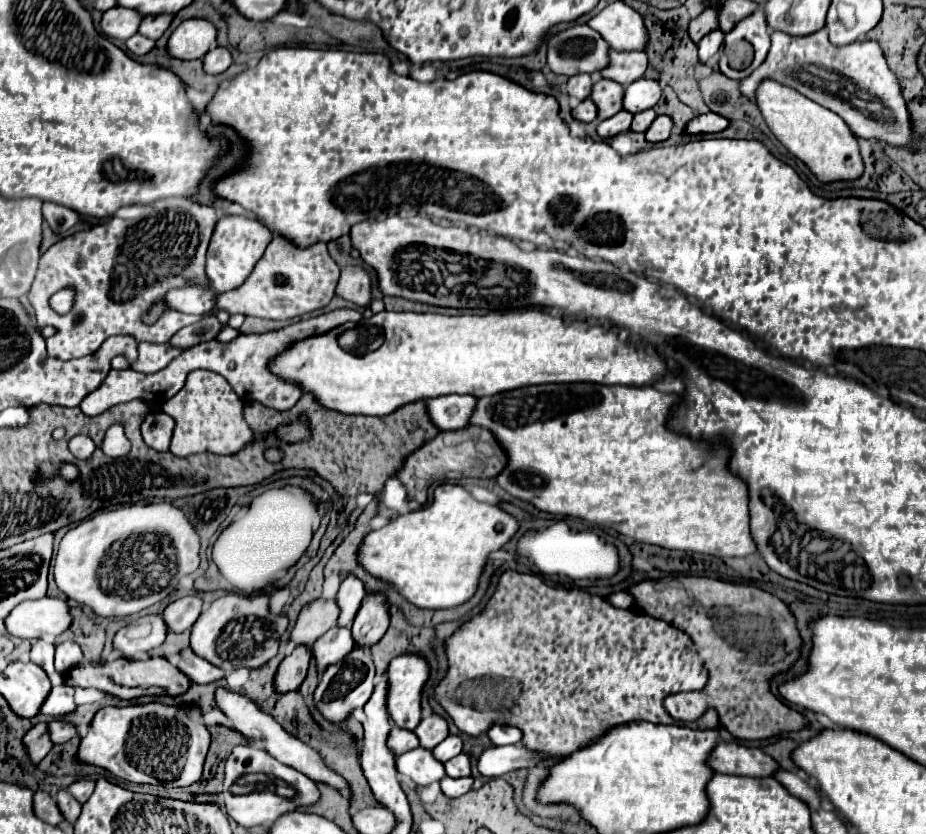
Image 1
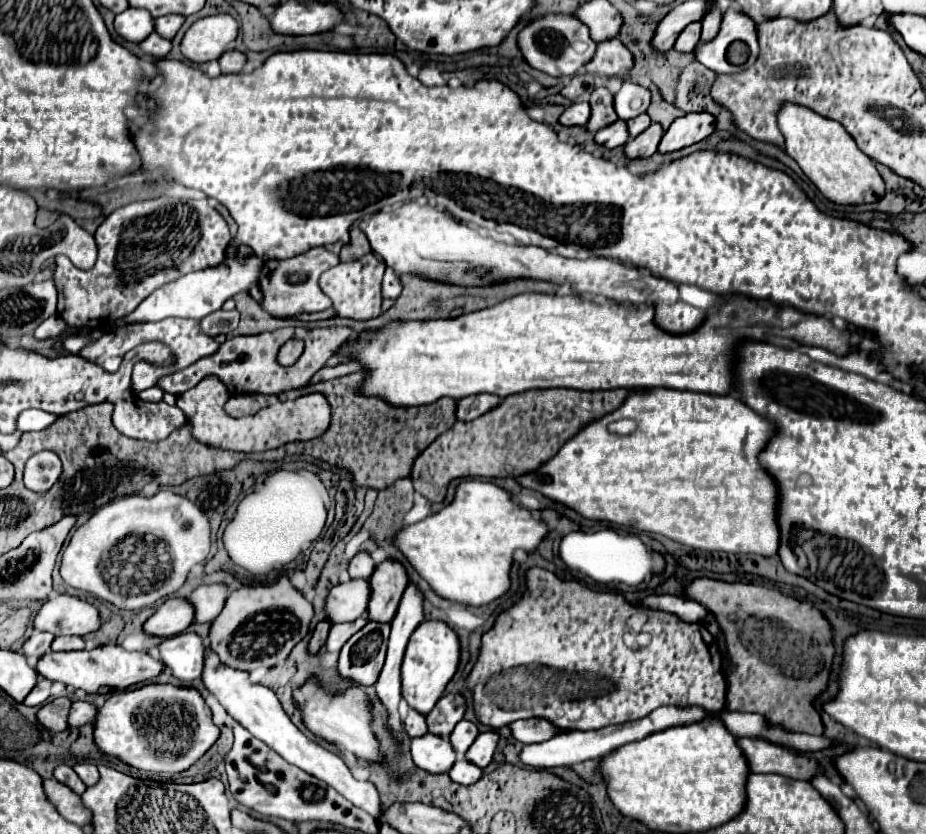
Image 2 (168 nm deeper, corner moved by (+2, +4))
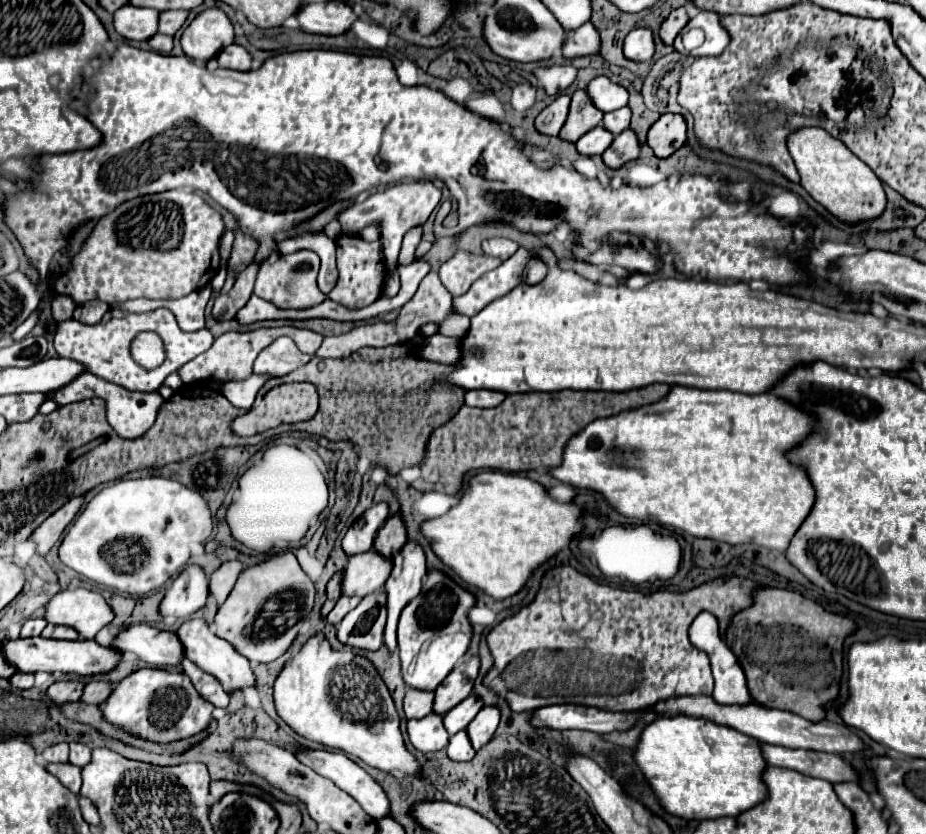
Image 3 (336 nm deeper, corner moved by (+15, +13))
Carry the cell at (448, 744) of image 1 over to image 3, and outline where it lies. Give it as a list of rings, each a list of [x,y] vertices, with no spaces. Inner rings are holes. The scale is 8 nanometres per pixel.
[[[467,697],[465,701],[461,701],[459,705],[455,705],[449,713],[445,713],[443,717],[443,725],[447,729],[449,735],[455,735],[463,729],[467,729],[467,725],[473,721],[473,717],[481,711],[483,703],[477,697]]]

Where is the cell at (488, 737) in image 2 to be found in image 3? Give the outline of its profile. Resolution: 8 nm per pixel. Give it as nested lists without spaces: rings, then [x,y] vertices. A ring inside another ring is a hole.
[[[483,707],[477,717],[467,725],[467,735],[475,751],[479,751],[485,743],[491,741],[495,729],[499,725],[499,709],[497,707]]]

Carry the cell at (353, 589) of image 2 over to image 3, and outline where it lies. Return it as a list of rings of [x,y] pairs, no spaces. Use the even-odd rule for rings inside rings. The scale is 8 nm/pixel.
[[[373,548],[369,553],[353,555],[343,569],[341,575],[341,593],[347,597],[365,597],[377,589],[381,589],[389,577],[391,561],[385,557],[377,557]]]

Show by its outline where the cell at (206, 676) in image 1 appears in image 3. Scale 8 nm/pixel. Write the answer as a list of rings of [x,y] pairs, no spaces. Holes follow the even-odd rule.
[[[129,625],[117,635],[117,641],[113,643],[115,649],[123,653],[133,653],[145,663],[169,669],[179,667],[185,657],[185,647],[181,645],[181,639],[173,631],[161,631],[151,625]]]

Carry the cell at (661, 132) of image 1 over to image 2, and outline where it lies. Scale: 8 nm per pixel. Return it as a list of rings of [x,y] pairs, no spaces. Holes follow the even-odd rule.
[[[650,124],[638,138],[628,140],[628,144],[624,146],[626,158],[630,158],[630,160],[632,158],[650,158],[658,150],[662,134],[664,134],[662,126]]]

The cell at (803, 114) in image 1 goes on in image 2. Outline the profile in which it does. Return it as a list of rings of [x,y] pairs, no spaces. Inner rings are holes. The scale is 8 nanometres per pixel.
[[[786,104],[778,112],[778,126],[786,138],[786,154],[798,162],[802,172],[830,202],[860,206],[878,202],[886,194],[886,186],[874,162],[856,146],[842,124],[826,120],[810,108]]]

